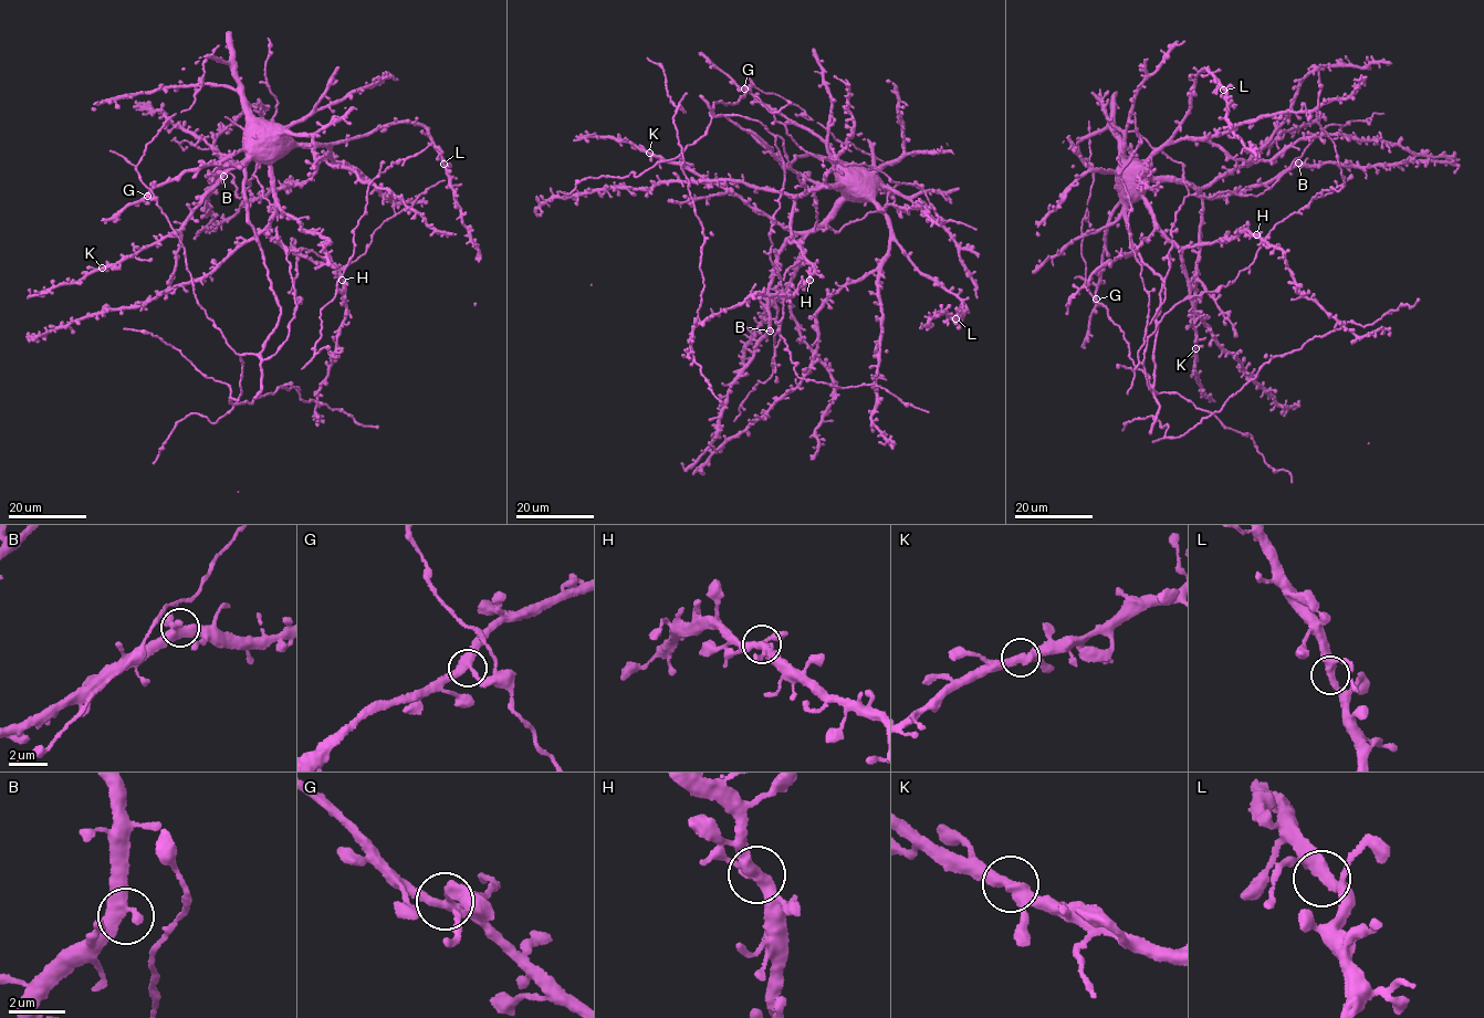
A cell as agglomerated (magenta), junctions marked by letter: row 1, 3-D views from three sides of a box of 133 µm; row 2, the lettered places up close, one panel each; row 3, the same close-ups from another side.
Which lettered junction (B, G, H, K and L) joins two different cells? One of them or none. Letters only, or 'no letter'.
no letter

